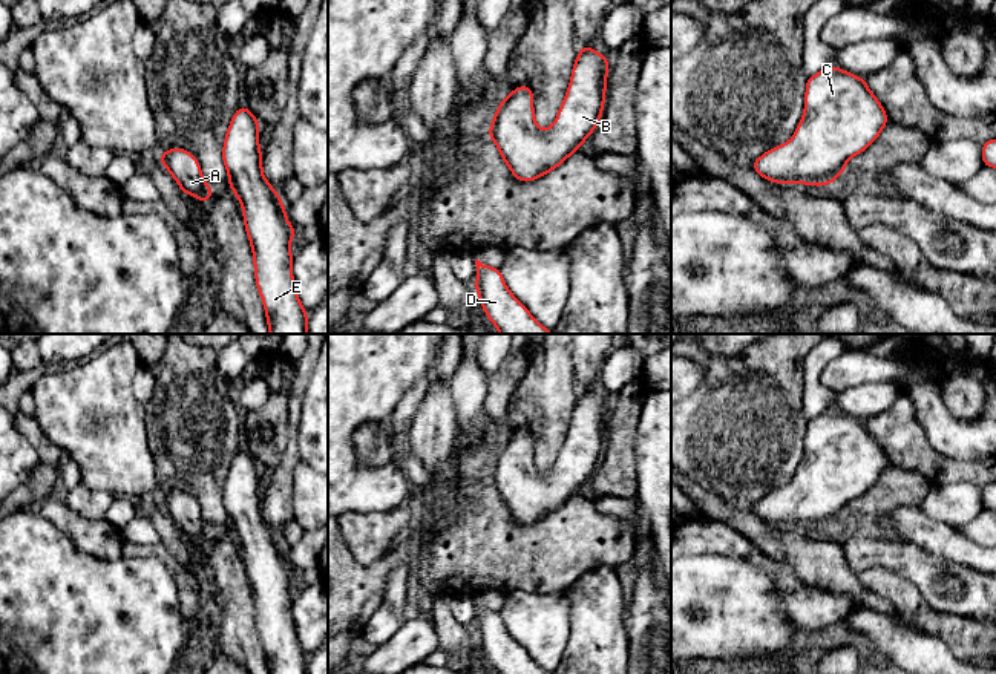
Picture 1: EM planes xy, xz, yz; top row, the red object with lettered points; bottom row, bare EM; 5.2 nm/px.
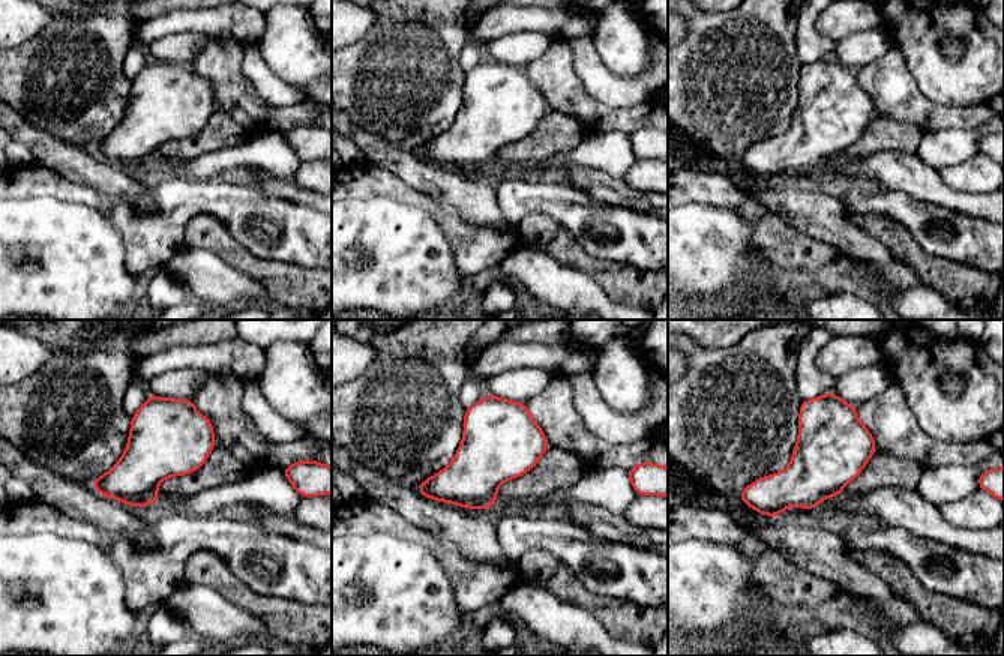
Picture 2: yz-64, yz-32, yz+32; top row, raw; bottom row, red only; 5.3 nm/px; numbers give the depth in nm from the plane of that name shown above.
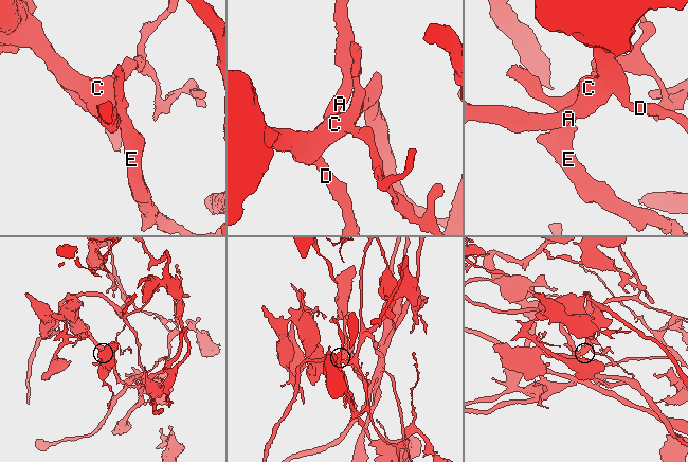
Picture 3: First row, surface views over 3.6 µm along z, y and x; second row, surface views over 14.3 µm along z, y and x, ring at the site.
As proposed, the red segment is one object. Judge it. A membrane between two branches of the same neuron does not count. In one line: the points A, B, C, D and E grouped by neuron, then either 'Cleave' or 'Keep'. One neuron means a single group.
Groups: A B C D E. Keep

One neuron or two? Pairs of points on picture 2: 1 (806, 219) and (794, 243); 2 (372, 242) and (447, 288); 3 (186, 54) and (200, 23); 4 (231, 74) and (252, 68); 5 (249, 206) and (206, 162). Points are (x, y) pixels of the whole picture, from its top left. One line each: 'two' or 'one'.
1: two
2: one
3: two
4: two
5: two

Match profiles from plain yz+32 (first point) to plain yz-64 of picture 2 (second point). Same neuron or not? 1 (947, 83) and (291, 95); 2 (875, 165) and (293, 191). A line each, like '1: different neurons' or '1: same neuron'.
1: same neuron
2: same neuron

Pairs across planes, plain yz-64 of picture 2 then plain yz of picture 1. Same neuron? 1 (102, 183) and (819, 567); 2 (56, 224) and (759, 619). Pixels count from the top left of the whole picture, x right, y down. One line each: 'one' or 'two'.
1: one
2: one

